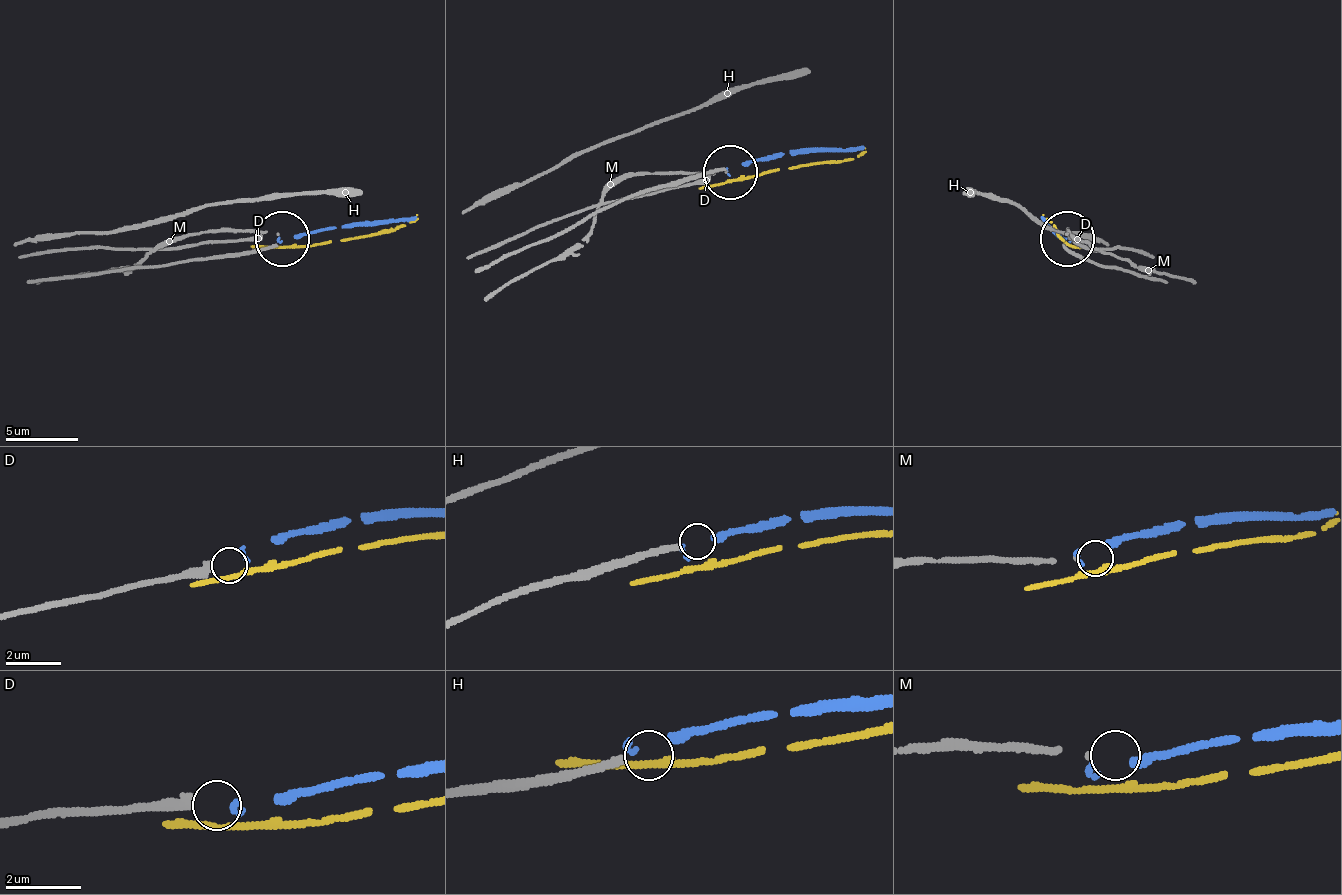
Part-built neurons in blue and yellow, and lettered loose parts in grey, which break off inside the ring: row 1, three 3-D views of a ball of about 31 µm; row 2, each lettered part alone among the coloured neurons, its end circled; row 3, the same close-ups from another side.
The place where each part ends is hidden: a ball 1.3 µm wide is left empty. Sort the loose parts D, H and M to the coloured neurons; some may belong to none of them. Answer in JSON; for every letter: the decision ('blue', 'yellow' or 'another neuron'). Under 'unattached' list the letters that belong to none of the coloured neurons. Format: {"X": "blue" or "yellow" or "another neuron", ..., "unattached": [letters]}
{"D": "another neuron", "H": "another neuron", "M": "another neuron", "unattached": ["D", "H", "M"]}

